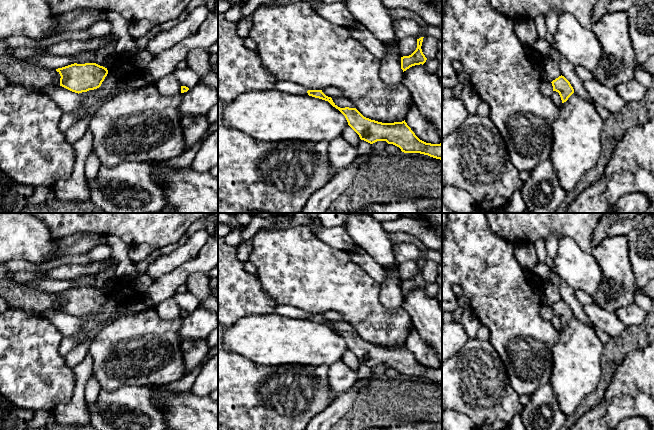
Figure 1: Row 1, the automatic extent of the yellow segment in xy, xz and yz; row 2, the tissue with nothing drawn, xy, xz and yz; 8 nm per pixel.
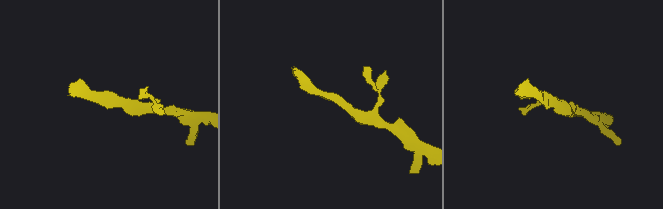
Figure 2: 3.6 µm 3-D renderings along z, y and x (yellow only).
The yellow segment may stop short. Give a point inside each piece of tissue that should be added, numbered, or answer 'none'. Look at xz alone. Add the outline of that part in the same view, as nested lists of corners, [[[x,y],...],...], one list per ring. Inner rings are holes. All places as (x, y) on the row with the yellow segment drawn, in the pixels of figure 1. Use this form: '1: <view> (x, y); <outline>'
none

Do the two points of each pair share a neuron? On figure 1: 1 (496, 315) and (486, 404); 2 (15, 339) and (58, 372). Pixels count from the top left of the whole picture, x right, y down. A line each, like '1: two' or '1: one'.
1: two
2: one

